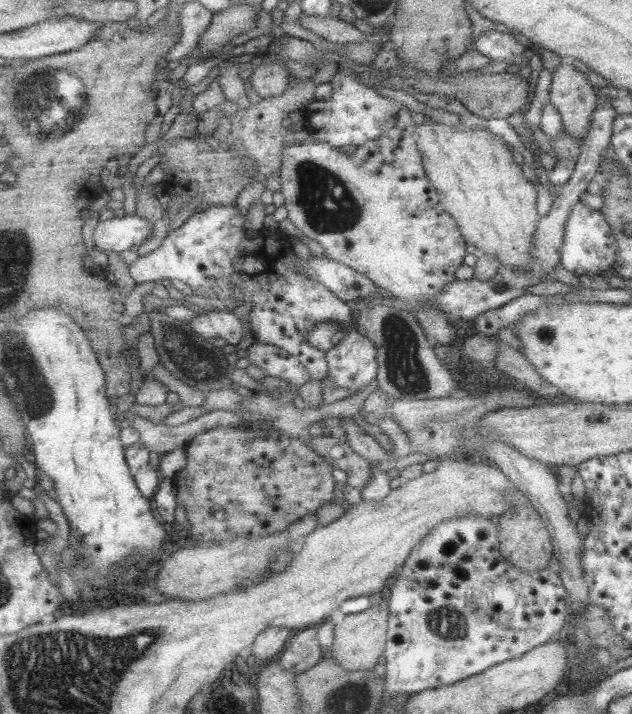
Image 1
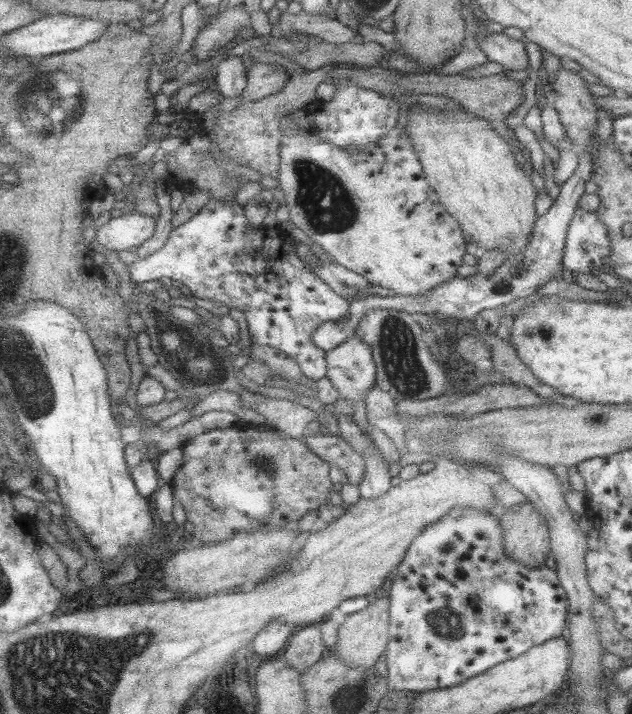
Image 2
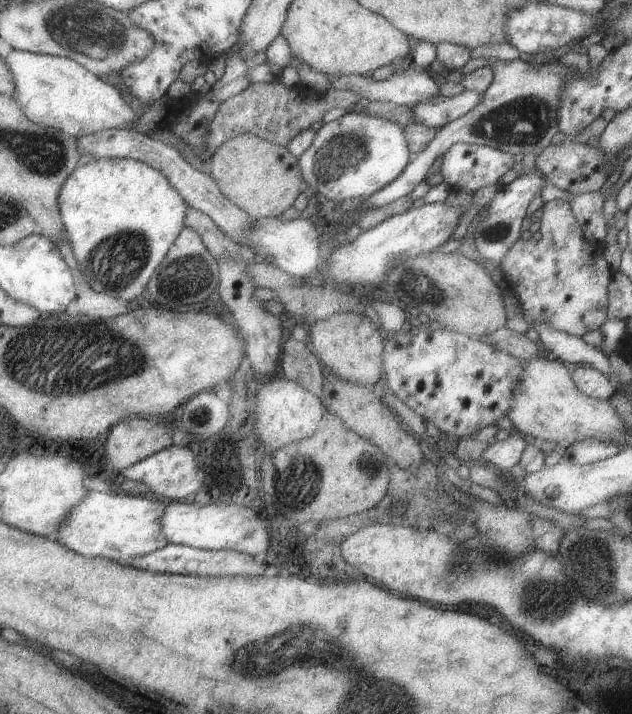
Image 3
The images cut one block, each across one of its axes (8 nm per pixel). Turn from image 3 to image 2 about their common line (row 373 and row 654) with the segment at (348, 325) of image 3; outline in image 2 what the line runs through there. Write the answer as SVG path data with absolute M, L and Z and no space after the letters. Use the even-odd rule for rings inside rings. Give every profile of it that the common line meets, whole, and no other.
M381 590L375 601L365 610L348 615L338 629L338 640L330 650L335 652L349 668L357 668L357 666L373 668L388 649L387 645L391 638L391 596L385 593L387 592Z

